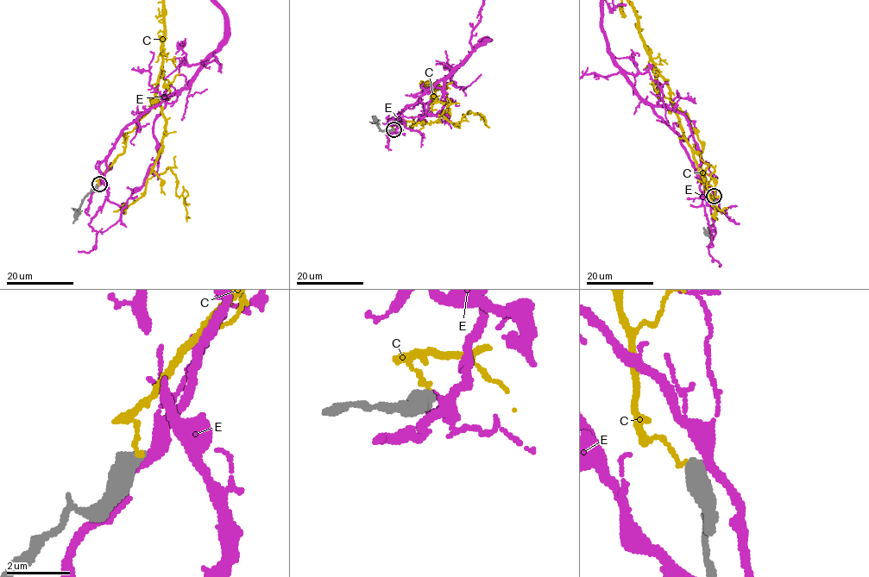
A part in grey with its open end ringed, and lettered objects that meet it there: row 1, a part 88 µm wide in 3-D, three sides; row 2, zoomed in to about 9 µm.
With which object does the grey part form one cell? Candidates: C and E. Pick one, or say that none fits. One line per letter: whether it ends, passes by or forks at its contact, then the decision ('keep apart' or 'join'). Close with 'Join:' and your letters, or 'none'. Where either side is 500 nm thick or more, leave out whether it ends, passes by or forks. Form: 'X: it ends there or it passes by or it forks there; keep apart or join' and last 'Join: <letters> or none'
C: keep apart
E: keep apart
Join: none

